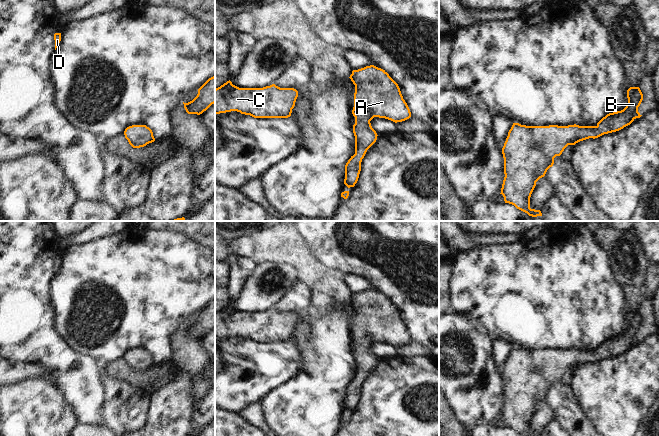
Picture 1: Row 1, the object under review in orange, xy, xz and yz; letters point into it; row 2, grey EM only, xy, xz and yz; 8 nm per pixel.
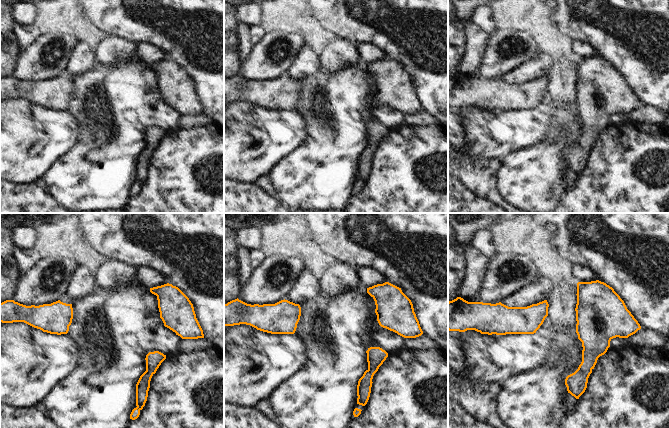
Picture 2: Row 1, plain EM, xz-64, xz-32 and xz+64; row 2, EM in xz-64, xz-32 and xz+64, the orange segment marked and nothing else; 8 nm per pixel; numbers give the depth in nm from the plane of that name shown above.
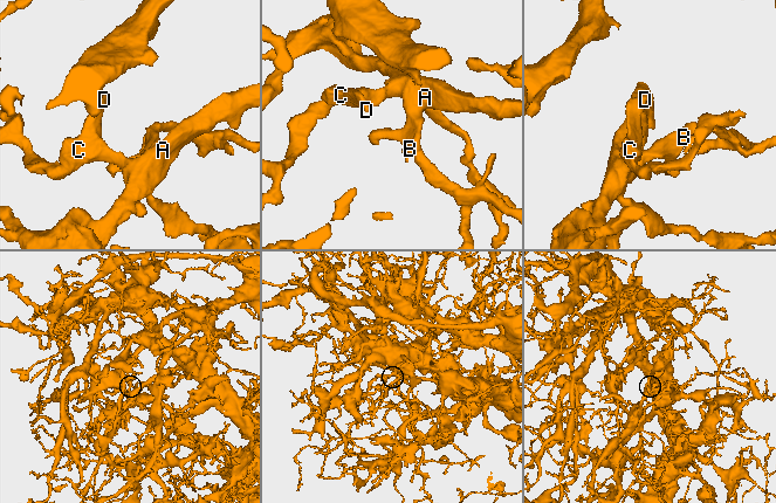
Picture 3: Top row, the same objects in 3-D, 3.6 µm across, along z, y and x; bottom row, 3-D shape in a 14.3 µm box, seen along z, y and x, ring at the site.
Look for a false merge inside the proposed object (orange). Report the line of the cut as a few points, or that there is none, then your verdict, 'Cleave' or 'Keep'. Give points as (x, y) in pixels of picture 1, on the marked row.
No split. Keep.

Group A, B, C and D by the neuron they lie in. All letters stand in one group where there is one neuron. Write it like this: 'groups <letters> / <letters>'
groups A B C D

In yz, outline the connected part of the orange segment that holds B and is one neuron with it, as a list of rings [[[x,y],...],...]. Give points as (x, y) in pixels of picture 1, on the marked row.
[[[630,87],[627,90],[628,103],[626,107],[617,112],[609,113],[603,117],[596,126],[526,126],[513,123],[502,148],[504,158],[504,180],[501,193],[505,203],[514,205],[517,209],[527,213],[529,216],[542,216],[540,210],[530,208],[530,197],[536,186],[536,182],[545,176],[547,170],[553,166],[554,158],[560,156],[568,145],[589,139],[598,138],[604,134],[612,133],[630,125],[636,118],[642,115],[638,107],[643,100],[643,94],[639,87]]]

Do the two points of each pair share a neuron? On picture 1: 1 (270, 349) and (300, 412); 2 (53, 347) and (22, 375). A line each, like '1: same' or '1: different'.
1: different
2: different

